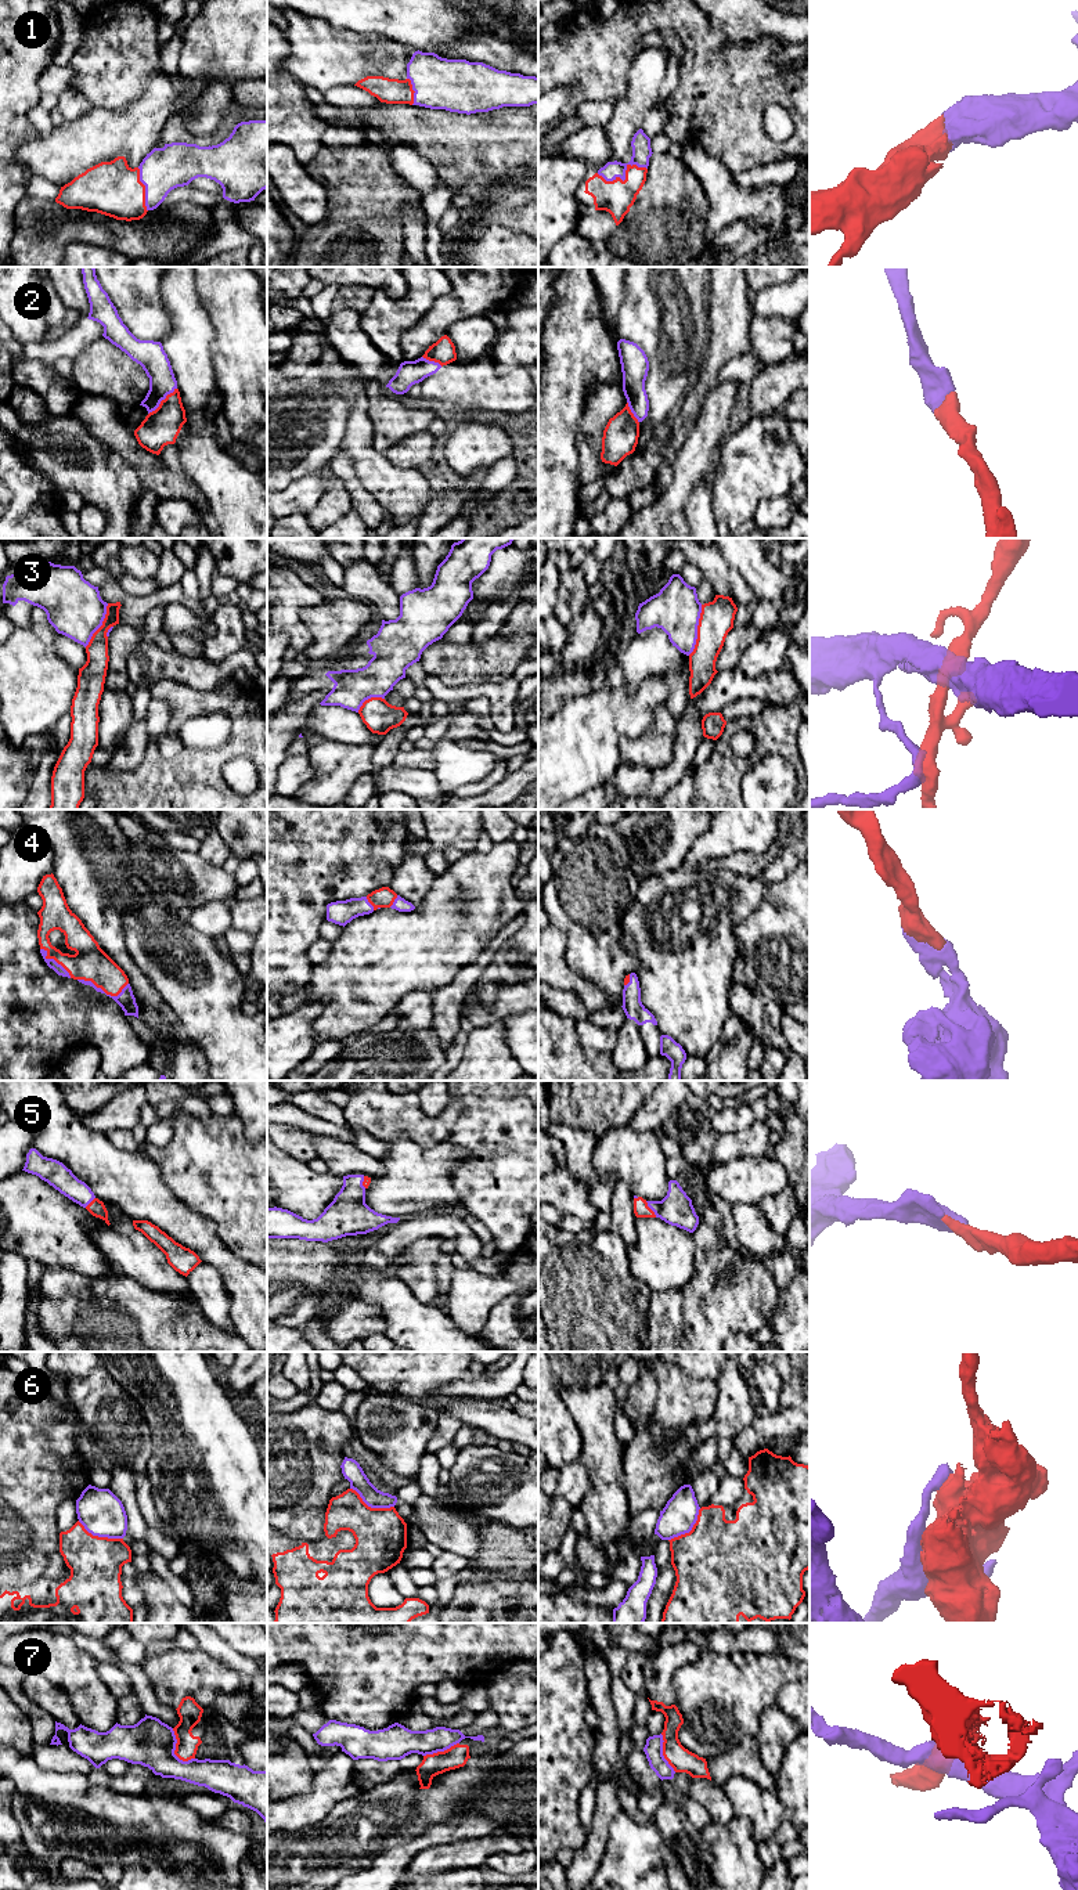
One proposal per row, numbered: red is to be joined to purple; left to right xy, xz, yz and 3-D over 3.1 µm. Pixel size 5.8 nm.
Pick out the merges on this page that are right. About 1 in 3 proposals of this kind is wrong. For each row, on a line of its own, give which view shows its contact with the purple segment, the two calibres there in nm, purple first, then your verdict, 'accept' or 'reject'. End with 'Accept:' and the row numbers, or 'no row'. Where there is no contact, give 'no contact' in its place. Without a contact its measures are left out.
1: meets purple in yz; 110 nm thick on the purple side, 200 nm on the other; accept
2: meets purple in xy; 160 nm thick on the purple side, 200 nm on the other; accept
3: meets purple in yz; 280 nm thick on the purple side, 190 nm on the other; reject
4: meets purple in xy; 100 nm thick on the purple side, 200 nm on the other; accept
5: meets purple in yz; 190 nm thick on the purple side, 90 nm on the other; accept
6: meets purple in xz; 120 nm thick on the purple side, 300 nm on the other; reject
7: meets purple in xy; 280 nm thick on the purple side, 140 nm on the other; reject
Accept: 1, 2, 4, 5

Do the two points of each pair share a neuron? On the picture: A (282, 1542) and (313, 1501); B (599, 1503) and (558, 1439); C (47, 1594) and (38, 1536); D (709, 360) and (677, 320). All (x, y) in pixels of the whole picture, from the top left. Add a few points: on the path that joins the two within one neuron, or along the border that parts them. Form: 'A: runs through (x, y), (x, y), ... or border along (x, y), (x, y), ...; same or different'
A: border along (281, 1533), (309, 1543); different
B: border along (579, 1427), (580, 1460); different
C: border along (60, 1582), (39, 1579), (14, 1587); different
D: border along (709, 316), (709, 335), (702, 347); different

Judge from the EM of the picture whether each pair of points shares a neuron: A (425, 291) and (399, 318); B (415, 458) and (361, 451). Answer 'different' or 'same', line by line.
A: same
B: different

